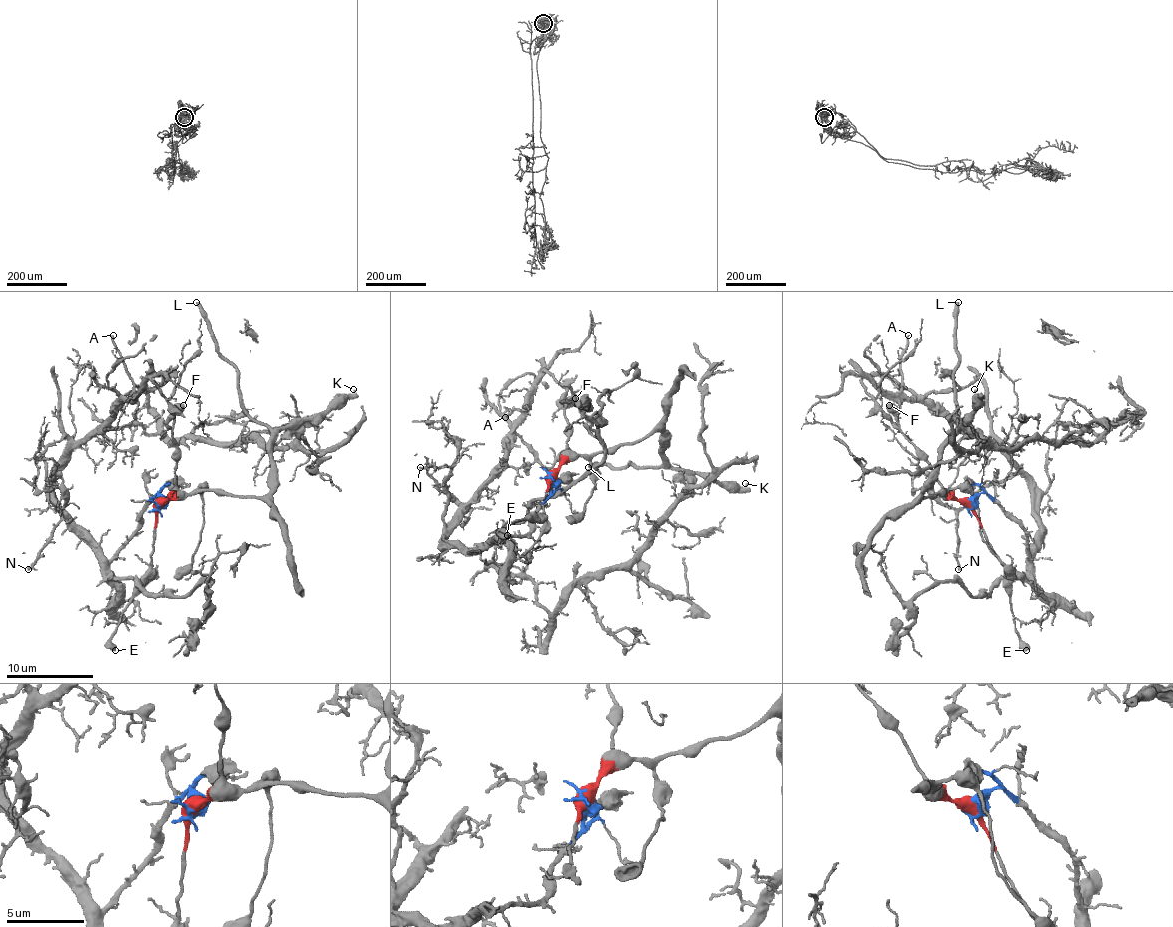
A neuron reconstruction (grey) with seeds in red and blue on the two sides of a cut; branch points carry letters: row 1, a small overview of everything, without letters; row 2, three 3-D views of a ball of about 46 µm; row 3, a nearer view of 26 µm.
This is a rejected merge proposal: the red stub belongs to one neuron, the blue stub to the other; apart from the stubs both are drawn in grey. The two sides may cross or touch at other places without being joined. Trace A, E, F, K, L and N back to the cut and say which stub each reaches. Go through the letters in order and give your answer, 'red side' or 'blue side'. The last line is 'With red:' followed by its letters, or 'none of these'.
A: blue side
E: red side
F: red side
K: red side
L: red side
N: blue side
With red: E, F, K, L

